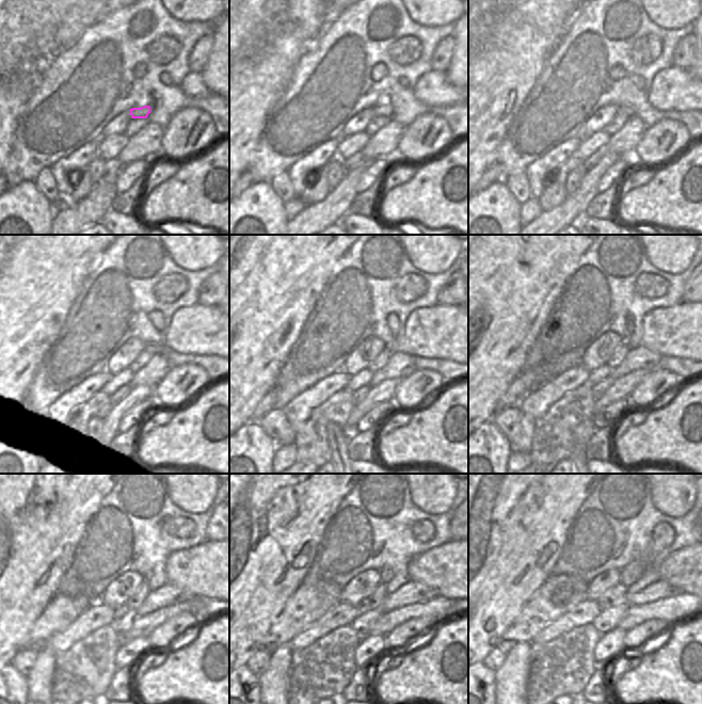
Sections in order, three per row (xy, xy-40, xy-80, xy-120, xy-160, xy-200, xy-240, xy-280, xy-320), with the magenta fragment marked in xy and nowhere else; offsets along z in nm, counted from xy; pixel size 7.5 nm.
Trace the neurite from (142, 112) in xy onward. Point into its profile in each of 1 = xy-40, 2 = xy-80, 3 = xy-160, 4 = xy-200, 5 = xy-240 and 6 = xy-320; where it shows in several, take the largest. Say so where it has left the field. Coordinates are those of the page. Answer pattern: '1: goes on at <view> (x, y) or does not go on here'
1: goes on at xy-40 (383, 109)
2: goes on at xy-80 (628, 111)
3: goes on at xy-160 (440, 332)
4: goes on at xy-200 (685, 330)
5: goes on at xy-240 (207, 571)
6: goes on at xy-320 (685, 569)

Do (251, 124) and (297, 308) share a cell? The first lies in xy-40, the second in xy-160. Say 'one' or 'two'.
one

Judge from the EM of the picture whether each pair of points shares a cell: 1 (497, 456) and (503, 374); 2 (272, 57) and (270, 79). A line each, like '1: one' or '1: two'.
1: two
2: one

